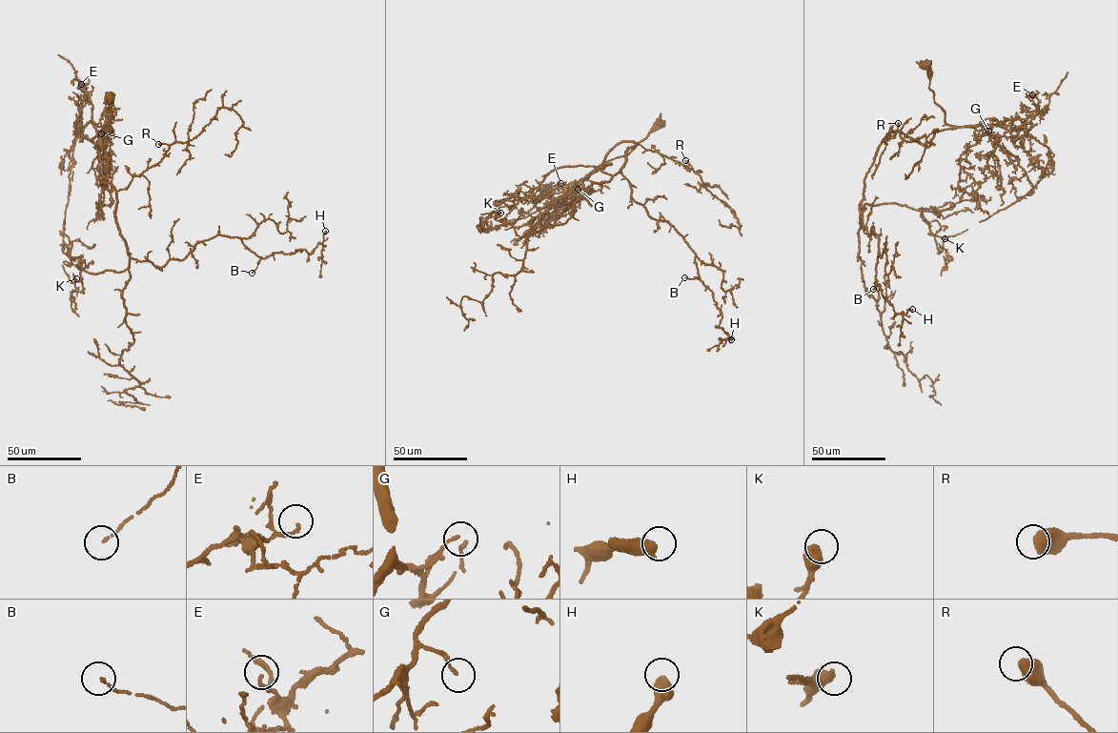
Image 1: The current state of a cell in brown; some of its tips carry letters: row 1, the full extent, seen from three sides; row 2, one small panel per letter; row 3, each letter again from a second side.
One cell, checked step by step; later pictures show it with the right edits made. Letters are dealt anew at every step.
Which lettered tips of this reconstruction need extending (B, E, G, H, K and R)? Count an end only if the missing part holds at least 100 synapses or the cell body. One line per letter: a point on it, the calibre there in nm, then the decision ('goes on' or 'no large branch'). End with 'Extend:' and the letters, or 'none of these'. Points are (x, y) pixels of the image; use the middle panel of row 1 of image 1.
B: (684, 277) | 110 nm | no large branch
E: (560, 183) | 120 nm | no large branch
G: (578, 189) | 120 nm | no large branch
H: (731, 339) | 550 nm | no large branch
K: (500, 213) | 650 nm | no large branch
R: (685, 160) | 600 nm | no large branch
Extend: none of these

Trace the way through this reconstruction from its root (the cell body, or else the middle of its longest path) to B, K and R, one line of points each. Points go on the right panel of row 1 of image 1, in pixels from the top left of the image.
B: (925, 65), (945, 123), (961, 127), (879, 146), (859, 208), (879, 237), (873, 289)
K: (925, 65), (945, 123), (961, 127), (927, 146), (888, 134), (860, 210), (920, 210), (940, 252), (945, 238)
R: (925, 65), (945, 123), (961, 127), (935, 132), (928, 146), (896, 132), (883, 141), (898, 123)

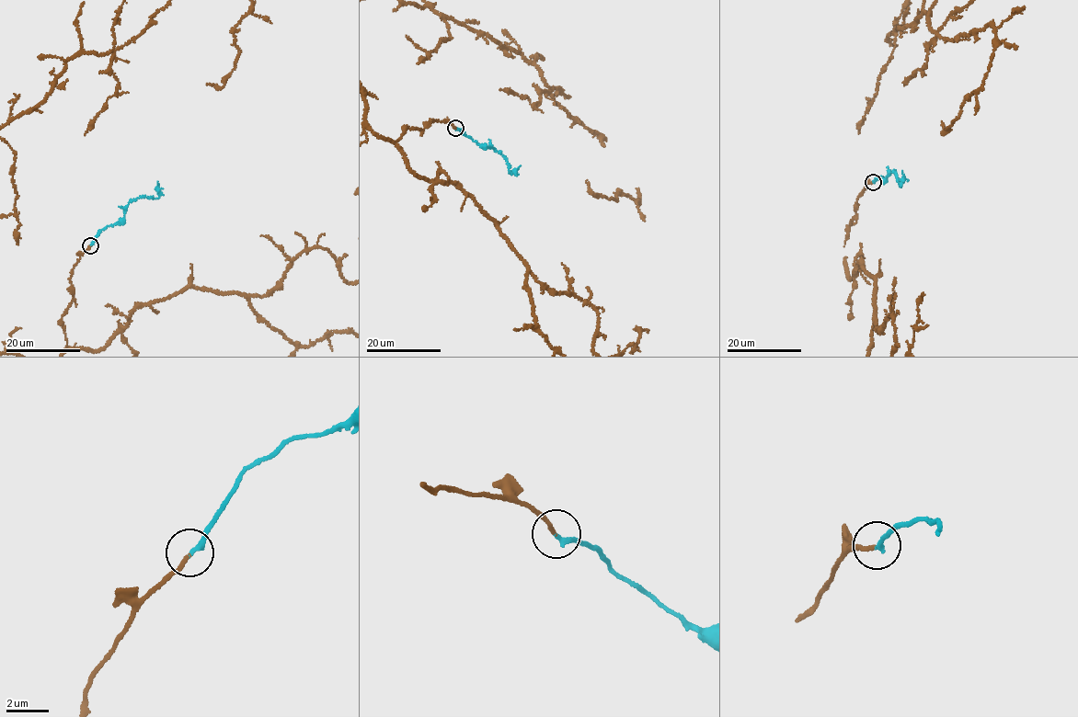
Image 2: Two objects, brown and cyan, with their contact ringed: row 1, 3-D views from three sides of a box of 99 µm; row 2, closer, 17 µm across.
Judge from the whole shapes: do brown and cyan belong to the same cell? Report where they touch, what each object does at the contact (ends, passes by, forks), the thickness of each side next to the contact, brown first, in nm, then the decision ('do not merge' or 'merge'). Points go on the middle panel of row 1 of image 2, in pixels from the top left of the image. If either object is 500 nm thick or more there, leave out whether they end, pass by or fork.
at (455, 128); brown ends there; cyan ends there; 170 nm thick on the brown side, 240 nm on the other; merge

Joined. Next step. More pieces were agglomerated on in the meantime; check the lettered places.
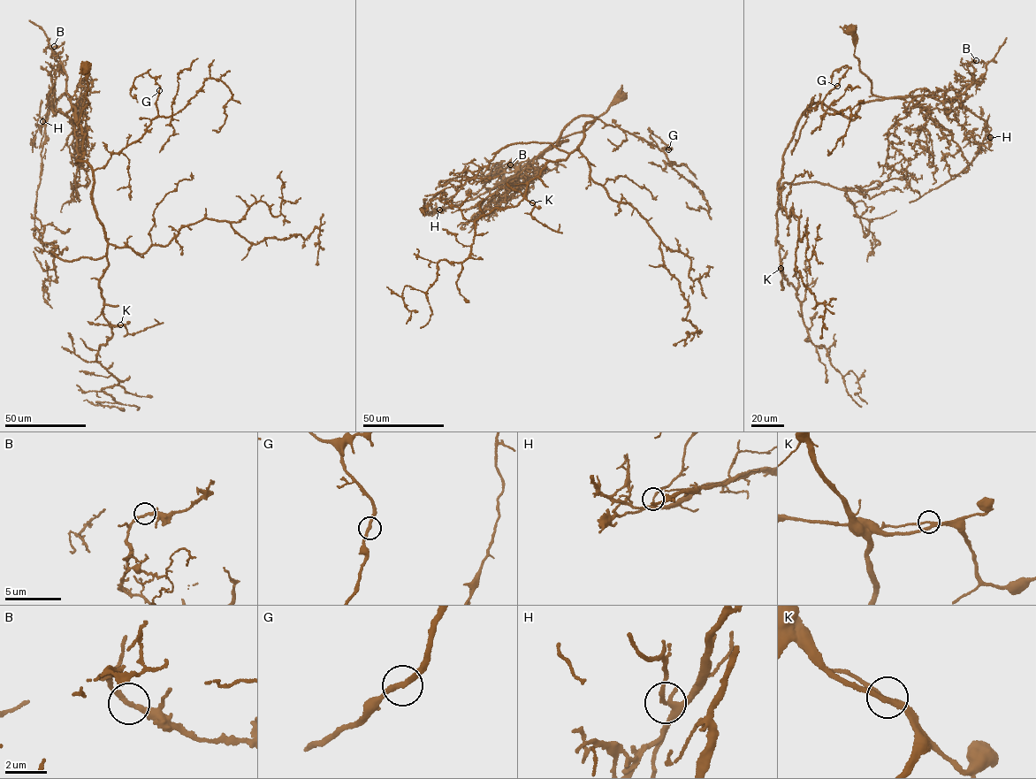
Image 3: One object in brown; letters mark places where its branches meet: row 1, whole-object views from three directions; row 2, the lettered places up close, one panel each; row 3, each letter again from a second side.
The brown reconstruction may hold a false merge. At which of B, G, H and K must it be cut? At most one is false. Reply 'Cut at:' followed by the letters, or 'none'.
Cut at: K

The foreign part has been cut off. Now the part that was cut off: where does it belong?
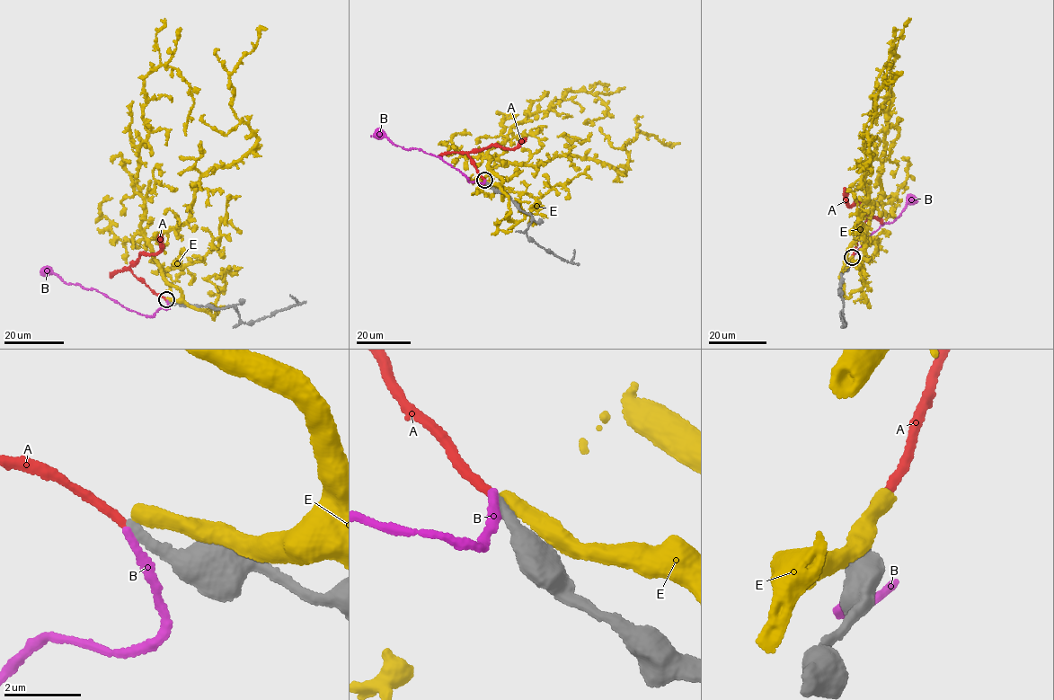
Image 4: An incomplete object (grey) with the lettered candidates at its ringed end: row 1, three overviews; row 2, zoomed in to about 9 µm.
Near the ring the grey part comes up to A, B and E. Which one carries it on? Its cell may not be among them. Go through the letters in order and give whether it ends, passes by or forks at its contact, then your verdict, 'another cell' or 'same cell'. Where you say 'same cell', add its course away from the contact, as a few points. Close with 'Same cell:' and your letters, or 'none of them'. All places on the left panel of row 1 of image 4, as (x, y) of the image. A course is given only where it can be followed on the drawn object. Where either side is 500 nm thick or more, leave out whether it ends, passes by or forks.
A: it ends there; same cell; it runs (166, 299), (154, 294), (129, 269), (138, 254), (152, 255), (160, 251), (161, 234)
B: it ends there; another cell
E: it ends there; another cell
Same cell: A

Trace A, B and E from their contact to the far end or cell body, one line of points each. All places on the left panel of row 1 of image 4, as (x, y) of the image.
A: (166, 299), (154, 294), (129, 269), (138, 254), (152, 255), (160, 251), (161, 234)
B: (167, 300), (169, 307), (160, 307), (153, 315), (146, 316), (126, 308), (100, 291), (64, 282), (48, 270)
E: (166, 299), (181, 291), (149, 242), (188, 220), (200, 176), (253, 146), (231, 107), (230, 73), (267, 30)

